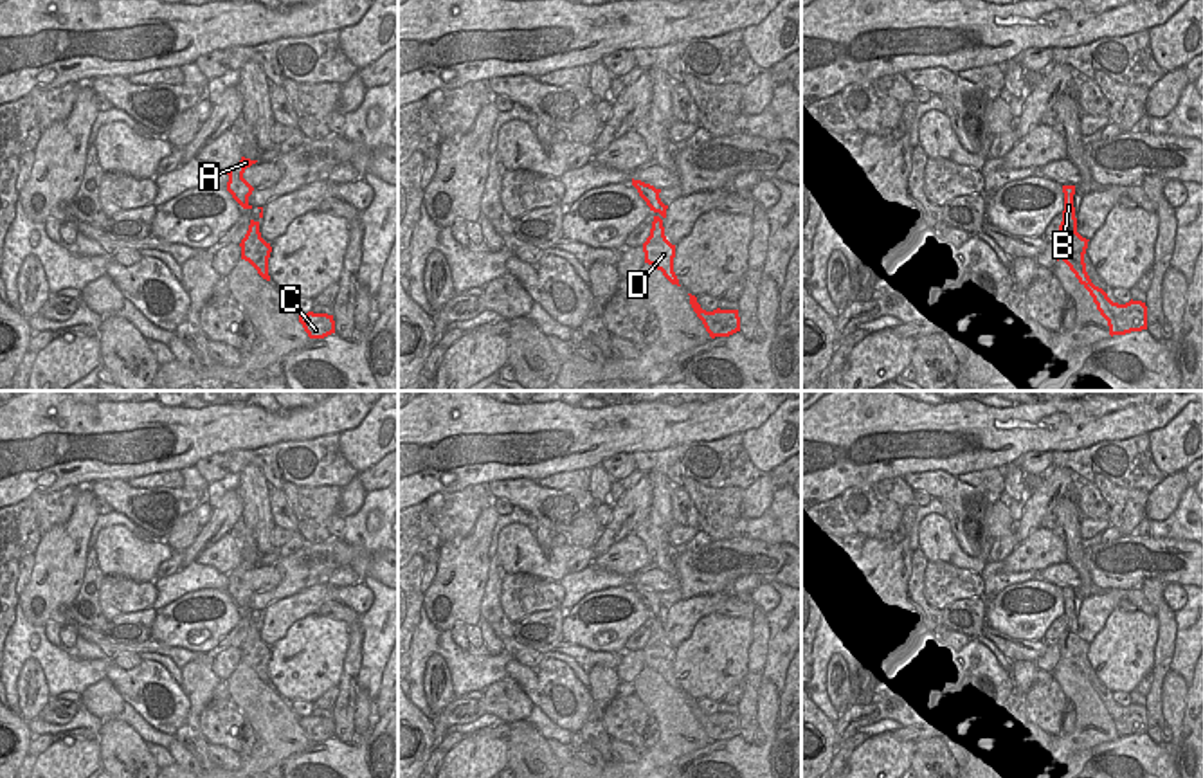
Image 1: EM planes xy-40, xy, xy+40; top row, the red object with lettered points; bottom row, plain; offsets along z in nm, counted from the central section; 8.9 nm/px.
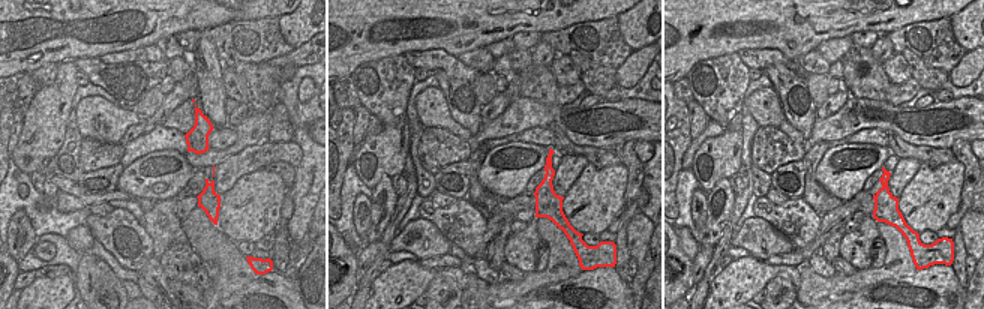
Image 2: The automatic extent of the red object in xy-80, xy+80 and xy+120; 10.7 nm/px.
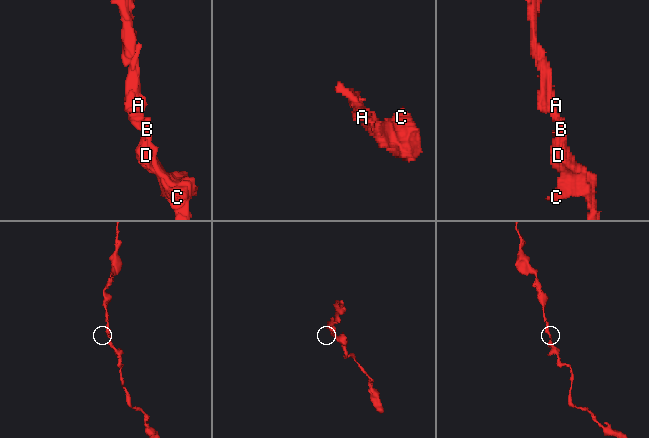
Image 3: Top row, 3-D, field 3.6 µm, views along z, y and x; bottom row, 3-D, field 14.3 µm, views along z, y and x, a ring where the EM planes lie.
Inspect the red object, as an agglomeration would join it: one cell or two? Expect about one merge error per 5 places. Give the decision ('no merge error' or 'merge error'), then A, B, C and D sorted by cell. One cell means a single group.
no merge error; groups A B C D

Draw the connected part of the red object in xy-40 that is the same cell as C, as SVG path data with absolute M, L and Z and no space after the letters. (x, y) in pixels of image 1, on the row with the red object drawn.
M299 313L299 322L303 324L310 339L324 339L335 333L333 315L328 313Z

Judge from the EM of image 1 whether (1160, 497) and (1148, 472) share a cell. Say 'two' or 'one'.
two

